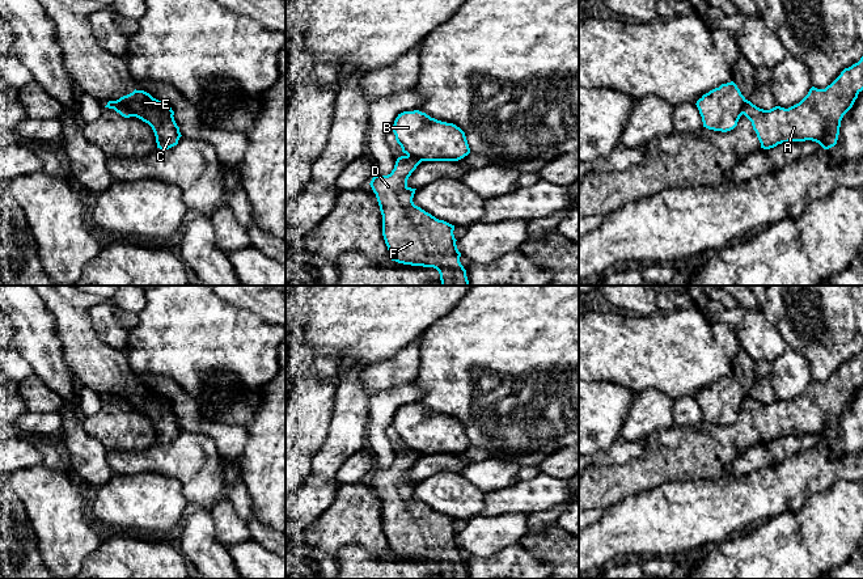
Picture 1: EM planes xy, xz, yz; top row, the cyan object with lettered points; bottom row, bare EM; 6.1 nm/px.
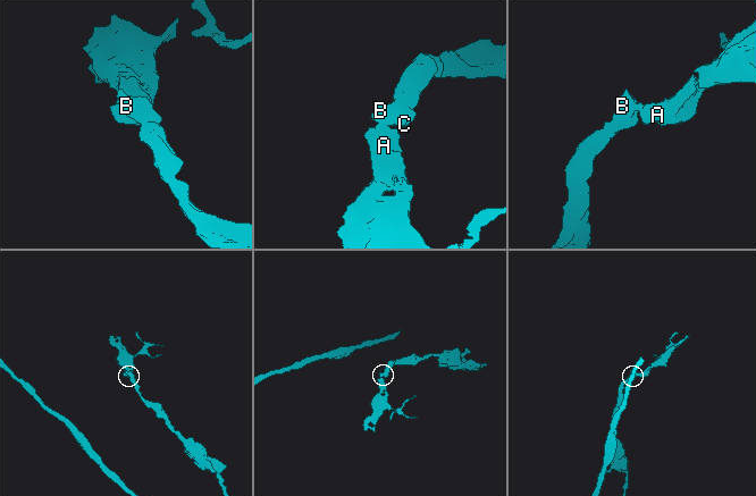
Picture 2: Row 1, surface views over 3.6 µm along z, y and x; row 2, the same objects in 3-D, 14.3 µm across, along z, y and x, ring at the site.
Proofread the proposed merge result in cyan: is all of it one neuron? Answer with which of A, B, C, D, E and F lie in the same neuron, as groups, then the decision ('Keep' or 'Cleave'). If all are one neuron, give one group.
Groups: A D F / B C E. Cleave

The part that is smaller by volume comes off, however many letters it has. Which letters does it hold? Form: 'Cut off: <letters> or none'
Cut off: A, D, F

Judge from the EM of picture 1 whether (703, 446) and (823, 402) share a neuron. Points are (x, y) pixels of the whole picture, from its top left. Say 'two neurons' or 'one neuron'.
one neuron

